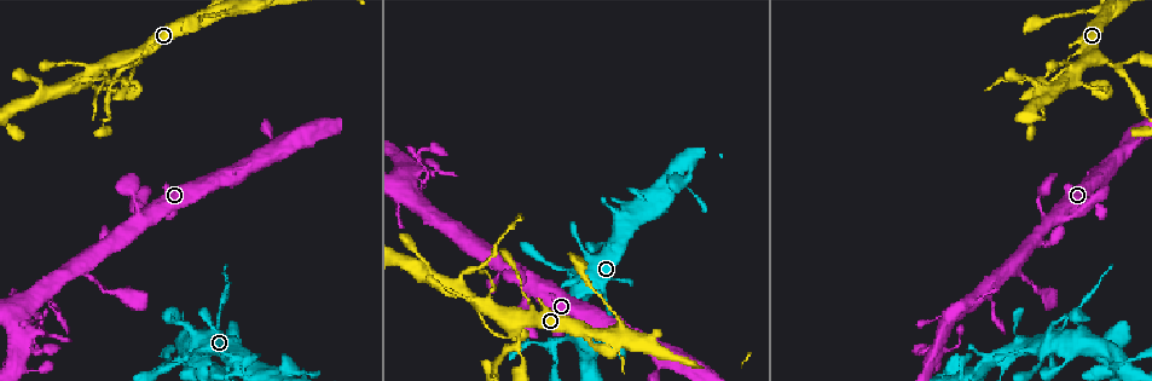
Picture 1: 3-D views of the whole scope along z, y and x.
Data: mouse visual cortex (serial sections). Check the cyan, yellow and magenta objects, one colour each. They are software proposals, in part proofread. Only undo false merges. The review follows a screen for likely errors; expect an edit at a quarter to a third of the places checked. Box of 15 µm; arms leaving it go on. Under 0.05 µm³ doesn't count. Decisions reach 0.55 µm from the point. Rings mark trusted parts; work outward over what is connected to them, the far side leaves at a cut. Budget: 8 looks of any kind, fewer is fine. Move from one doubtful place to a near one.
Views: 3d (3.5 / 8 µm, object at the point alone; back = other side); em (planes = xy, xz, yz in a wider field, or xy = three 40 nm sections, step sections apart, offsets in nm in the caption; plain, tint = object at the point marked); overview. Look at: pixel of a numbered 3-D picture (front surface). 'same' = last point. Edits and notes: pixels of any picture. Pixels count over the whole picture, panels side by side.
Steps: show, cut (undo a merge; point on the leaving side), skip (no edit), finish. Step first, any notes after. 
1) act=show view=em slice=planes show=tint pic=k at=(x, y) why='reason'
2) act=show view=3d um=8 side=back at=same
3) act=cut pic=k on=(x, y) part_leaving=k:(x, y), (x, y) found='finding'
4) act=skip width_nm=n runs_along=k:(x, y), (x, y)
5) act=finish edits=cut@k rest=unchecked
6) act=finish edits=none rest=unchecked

act=show view=3d um=3.5 side=back pic=1 at=(1080, 50) why='small branch off a trunk'

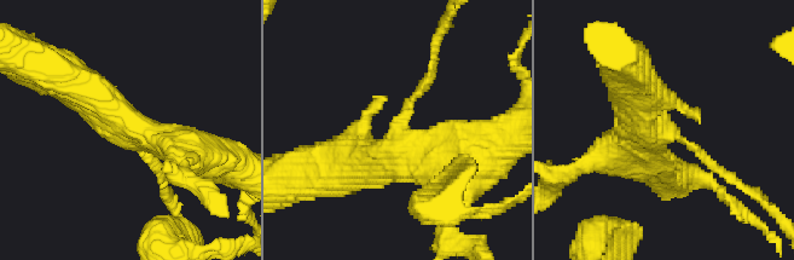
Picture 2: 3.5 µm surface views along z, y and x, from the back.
act=show view=em slice=planes show=tint pic=2 at=(398, 125) arms=3 arm_widths_nm=150,400,500

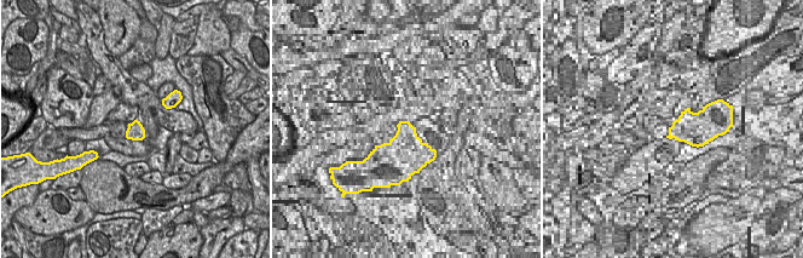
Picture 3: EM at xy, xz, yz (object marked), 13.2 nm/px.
act=skip found='continuous, no second cell'

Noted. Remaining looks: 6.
act=show view=3d um=3.5 pic=1 at=(1064, 326) why='thick turns thin'

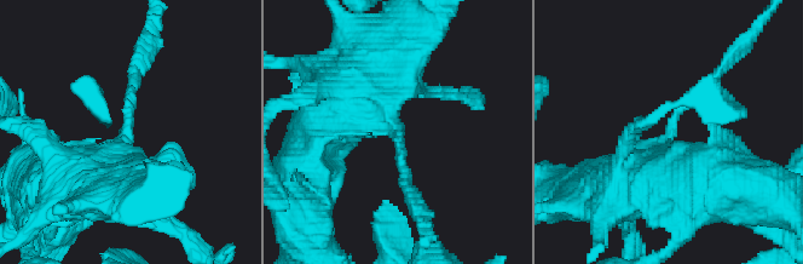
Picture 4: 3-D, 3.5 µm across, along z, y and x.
act=show view=em slice=xy step=2 show=tint pic=4 at=(123, 140) arm_widths_nm=150,700

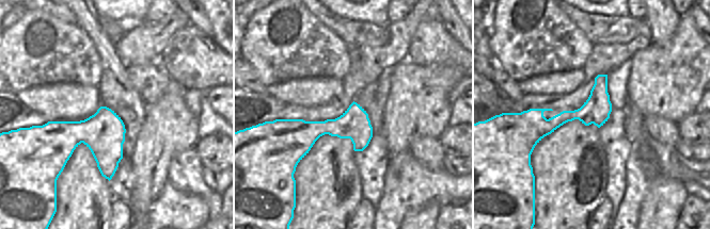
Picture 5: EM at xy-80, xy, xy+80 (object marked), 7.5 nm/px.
act=skip runs_along=4:(594, 182), (619, 187), (712, 78) found='all the same cell'

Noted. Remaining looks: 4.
act=show view=3d um=3.5 pic=1 at=(427, 169) why='abrupt turn'

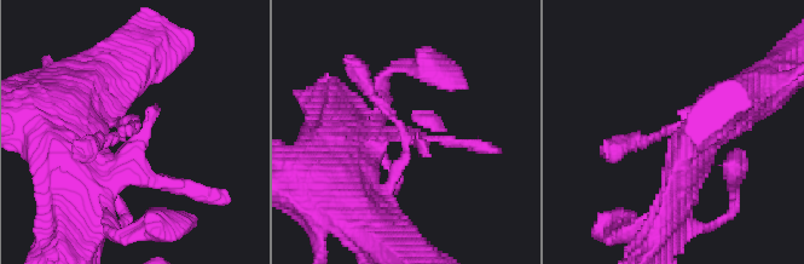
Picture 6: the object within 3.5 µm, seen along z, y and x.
act=show view=em slice=xy step=3 show=tint pic=6 at=(405, 139) why='shape alone is not enough'

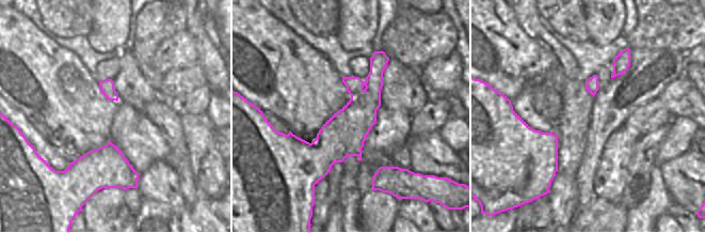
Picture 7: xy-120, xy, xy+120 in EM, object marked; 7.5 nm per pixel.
act=skip runs_along=6:(342, 143), (409, 139), (368, 90) found='one cell here'

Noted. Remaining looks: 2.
act=finish edits=none rest=unchecked

